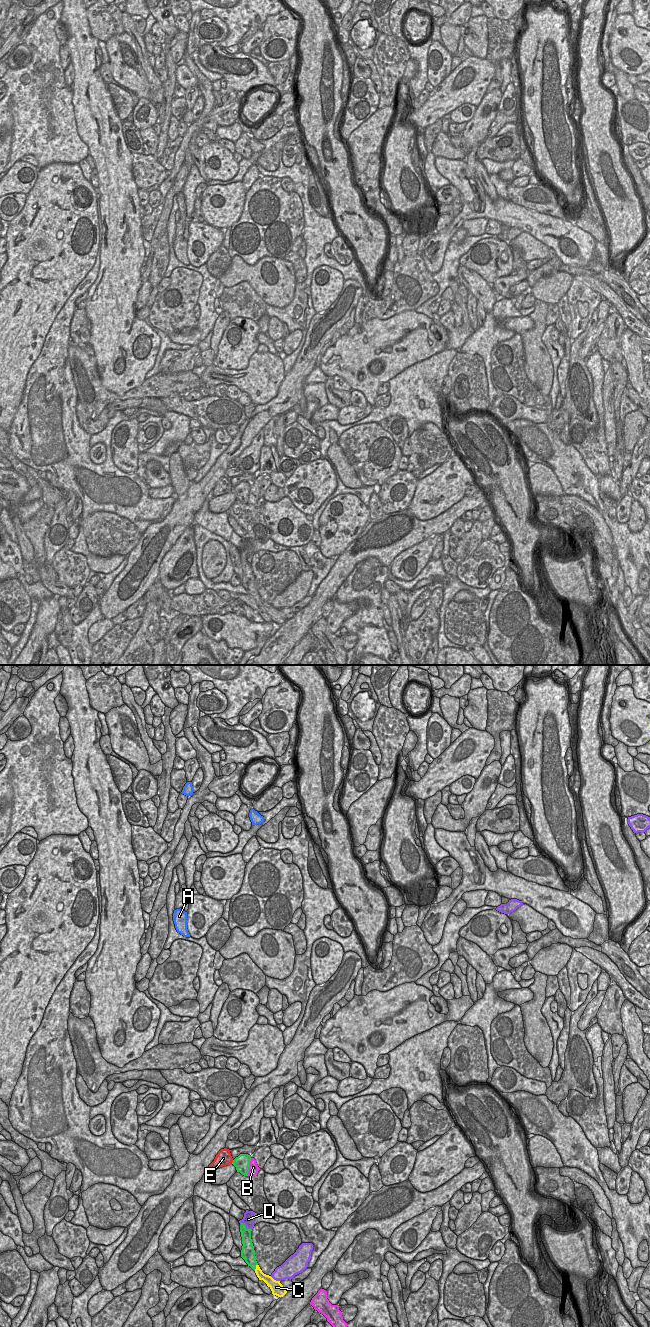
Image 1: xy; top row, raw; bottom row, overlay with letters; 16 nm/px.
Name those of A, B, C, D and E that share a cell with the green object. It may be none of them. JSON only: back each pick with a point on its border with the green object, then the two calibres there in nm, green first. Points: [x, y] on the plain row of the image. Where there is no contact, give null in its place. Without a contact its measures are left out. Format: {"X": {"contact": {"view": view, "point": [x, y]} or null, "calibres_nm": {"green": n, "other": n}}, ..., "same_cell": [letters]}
{"C": {"contact": {"view": "xy", "point": [255, 595]}, "calibres_nm": {"green": 220, "other": 130}}, "same_cell": ["C"]}

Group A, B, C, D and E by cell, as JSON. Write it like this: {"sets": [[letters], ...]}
{"sets": [["A"], ["B"], ["C"], ["D"], ["E"]]}

